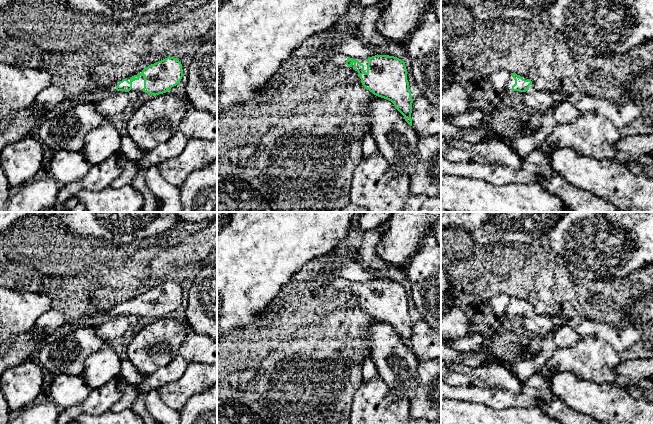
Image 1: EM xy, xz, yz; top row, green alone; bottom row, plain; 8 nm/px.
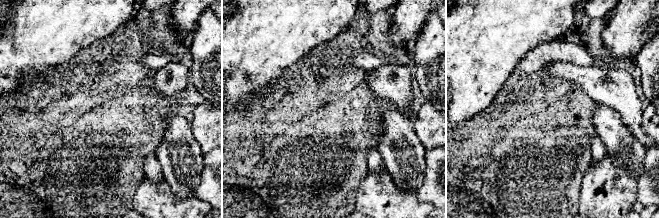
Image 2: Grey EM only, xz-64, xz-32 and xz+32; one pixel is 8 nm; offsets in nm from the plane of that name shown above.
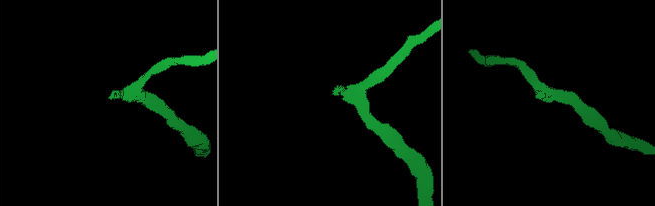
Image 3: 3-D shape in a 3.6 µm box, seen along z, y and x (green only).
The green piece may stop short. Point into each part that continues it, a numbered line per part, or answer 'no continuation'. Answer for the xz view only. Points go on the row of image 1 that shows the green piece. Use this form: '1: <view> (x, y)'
1: xz (338, 59)

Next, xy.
1: xy (111, 88)

